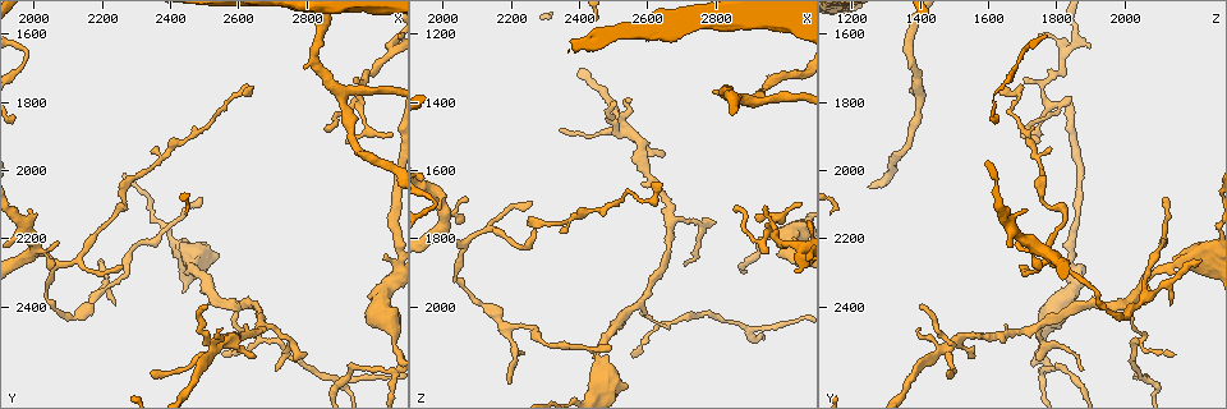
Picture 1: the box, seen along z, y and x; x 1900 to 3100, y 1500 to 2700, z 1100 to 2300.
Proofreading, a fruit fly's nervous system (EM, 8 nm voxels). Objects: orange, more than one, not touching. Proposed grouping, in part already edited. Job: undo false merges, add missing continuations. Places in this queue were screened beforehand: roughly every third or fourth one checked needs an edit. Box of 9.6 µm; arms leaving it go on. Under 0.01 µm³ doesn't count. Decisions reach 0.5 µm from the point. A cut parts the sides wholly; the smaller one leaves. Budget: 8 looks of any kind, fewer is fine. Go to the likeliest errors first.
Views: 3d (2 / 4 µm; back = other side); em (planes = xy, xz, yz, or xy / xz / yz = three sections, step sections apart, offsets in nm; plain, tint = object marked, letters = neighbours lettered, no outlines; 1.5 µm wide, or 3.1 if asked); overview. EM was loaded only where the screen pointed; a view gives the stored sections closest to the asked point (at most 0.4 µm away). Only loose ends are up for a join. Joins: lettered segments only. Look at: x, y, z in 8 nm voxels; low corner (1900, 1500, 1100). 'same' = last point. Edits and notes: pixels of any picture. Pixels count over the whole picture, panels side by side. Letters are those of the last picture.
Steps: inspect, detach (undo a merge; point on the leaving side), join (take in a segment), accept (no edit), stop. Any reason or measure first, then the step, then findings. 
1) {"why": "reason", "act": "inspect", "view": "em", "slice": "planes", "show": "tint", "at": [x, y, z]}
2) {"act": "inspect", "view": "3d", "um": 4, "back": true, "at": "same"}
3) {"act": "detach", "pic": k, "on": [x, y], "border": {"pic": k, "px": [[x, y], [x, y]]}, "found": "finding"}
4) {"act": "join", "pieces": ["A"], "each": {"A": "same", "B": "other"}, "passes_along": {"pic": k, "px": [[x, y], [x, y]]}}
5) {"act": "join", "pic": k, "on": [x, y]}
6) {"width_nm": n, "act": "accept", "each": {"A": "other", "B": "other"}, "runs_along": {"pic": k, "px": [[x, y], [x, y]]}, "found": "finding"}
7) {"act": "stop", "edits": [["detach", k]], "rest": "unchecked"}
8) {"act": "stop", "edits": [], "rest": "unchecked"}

{"act": "inspect", "view": "em", "slice": "xz", "step": 4, "show": "tint", "at": [2230, 2400, 2140]}

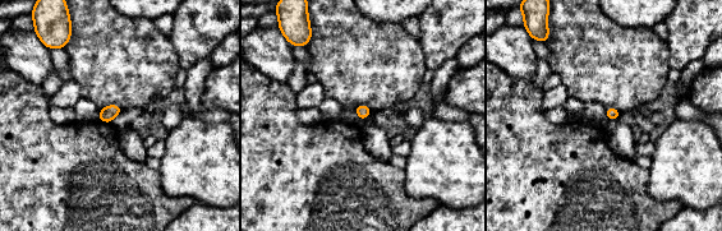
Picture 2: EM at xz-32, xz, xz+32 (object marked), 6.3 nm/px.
{"act": "inspect", "view": "em", "slice": "planes", "show": "letters", "at": "same"}

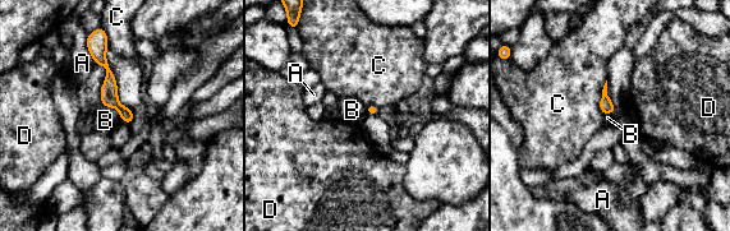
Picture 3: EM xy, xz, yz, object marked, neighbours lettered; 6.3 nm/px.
{"act": "accept", "each": {"A": "other", "B": "other", "C": "other", "D": "other"}, "runs_along": {"pic": 3, "px": [[110, 74], [110, 98], [129, 119]]}, "found": "no lettered segment goes on from it"}

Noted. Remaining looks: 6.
{"why": "calibre changes", "act": "inspect", "view": "3d", "um": 4, "at": [2460, 2270, 2170]}

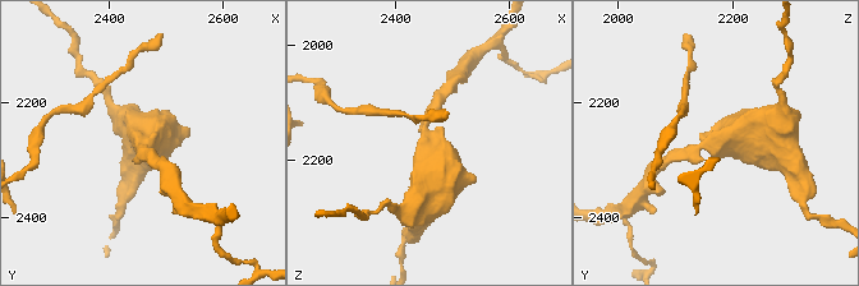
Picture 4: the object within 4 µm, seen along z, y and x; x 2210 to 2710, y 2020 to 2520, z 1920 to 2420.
{"arms": 3, "arm_widths_nm": [170, 380, 400], "act": "inspect", "view": "em", "slice": "planes", "show": "letters", "at": [2465, 2270, 2175]}

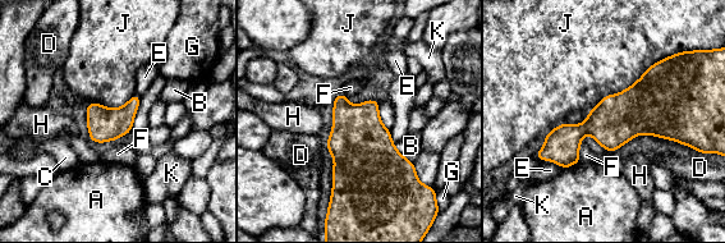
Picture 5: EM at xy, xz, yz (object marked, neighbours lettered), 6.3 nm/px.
{"act": "accept", "each": {"A": "other", "B": "other", "C": "other", "D": "other", "E": "other", "F": "other", "G": "other", "H": "other", "J": "other", "K": "other"}, "border": {"pic": 5, "px": [[677, 53], [588, 111]]}, "found": "all the same neuron"}

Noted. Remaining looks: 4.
{"why": "free end", "act": "inspect", "view": "em", "slice": "yz", "step": 4, "show": "letters", "at": [2950, 1720, 1700]}

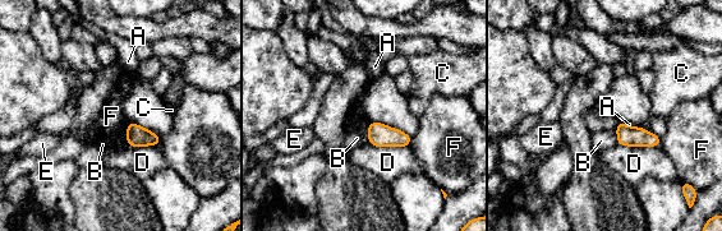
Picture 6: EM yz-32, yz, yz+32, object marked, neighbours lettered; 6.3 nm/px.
{"width_nm": 100, "act": "accept", "each": {"A": "other", "B": "other", "C": "other", "D": "other", "E": "other", "F": "other"}, "border": {"pic": 6, "px": [[371, 121], [366, 130]]}, "found": "no lettered segment goes on from it"}

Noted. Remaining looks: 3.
{"act": "stop", "edits": [], "rest": "unchecked"}

